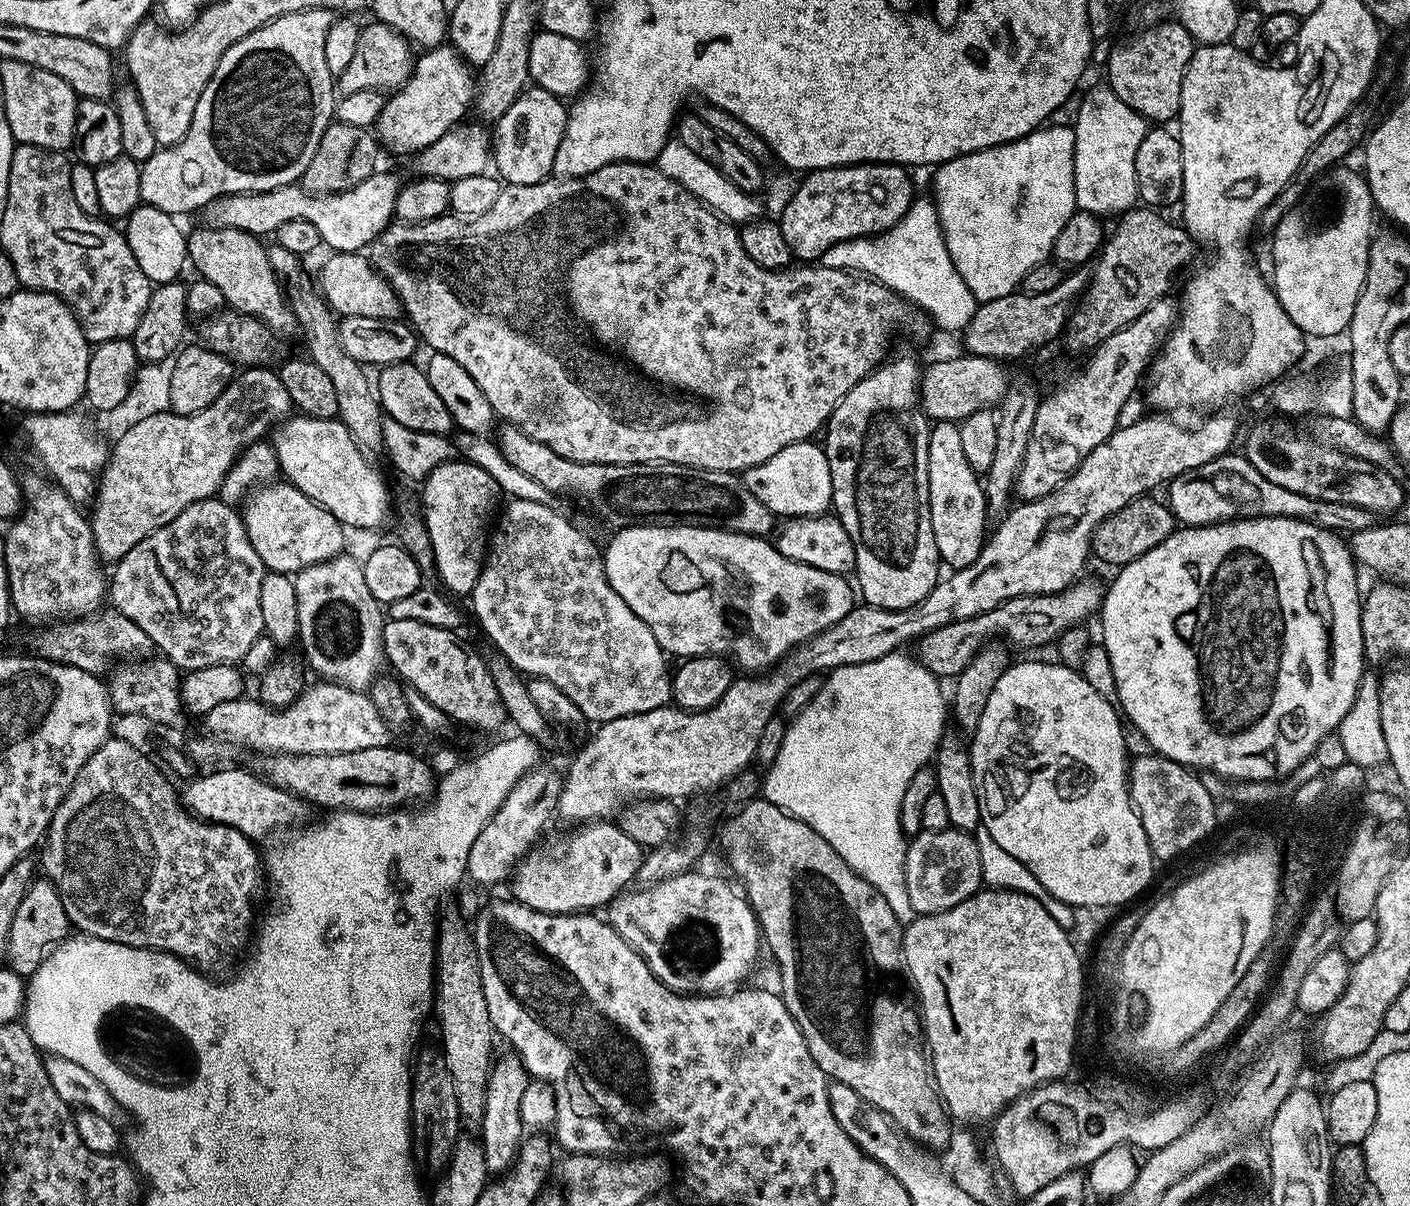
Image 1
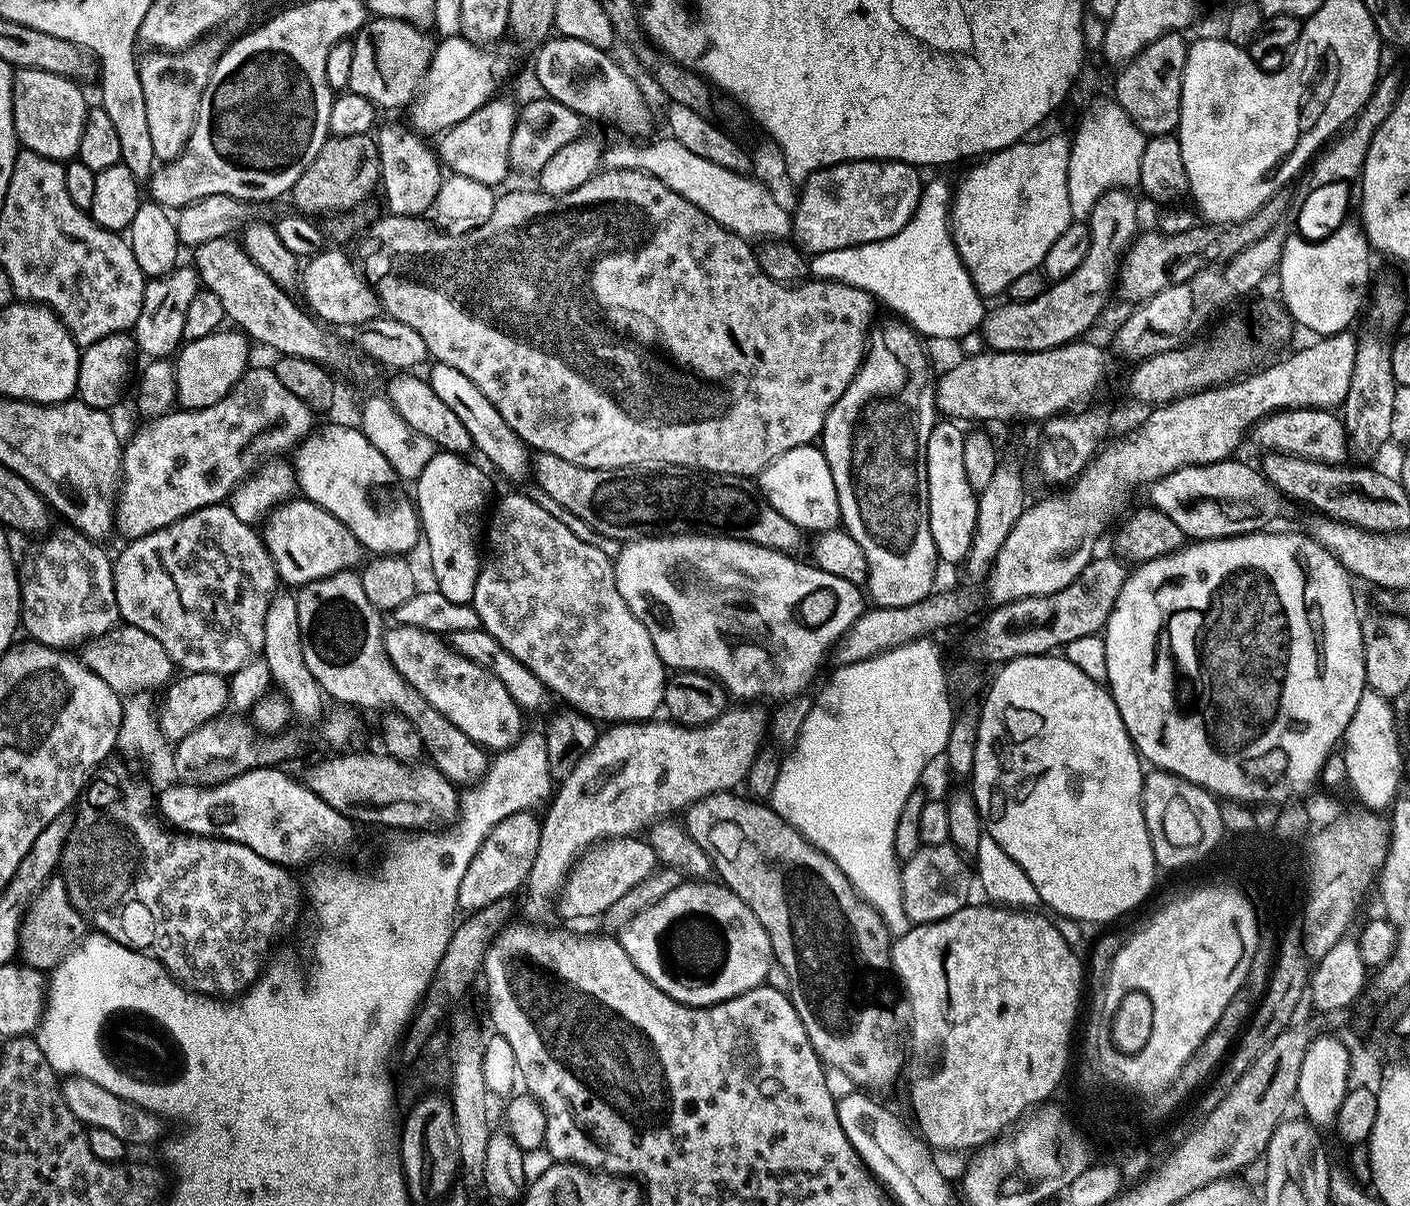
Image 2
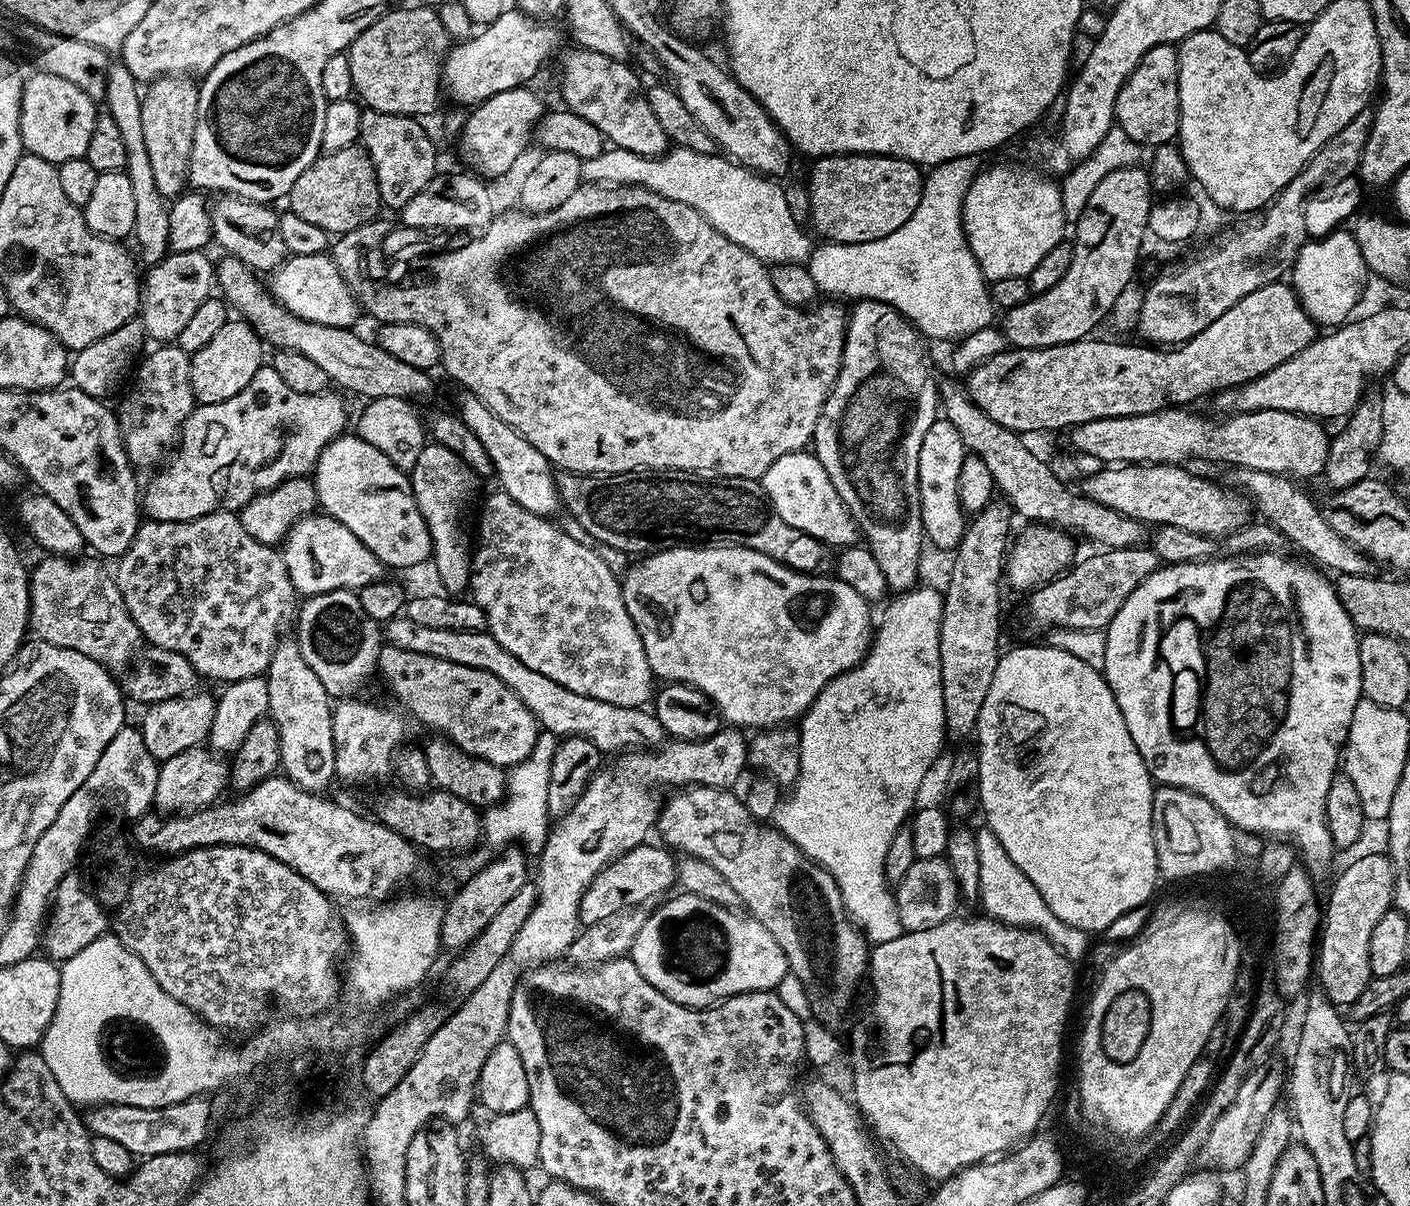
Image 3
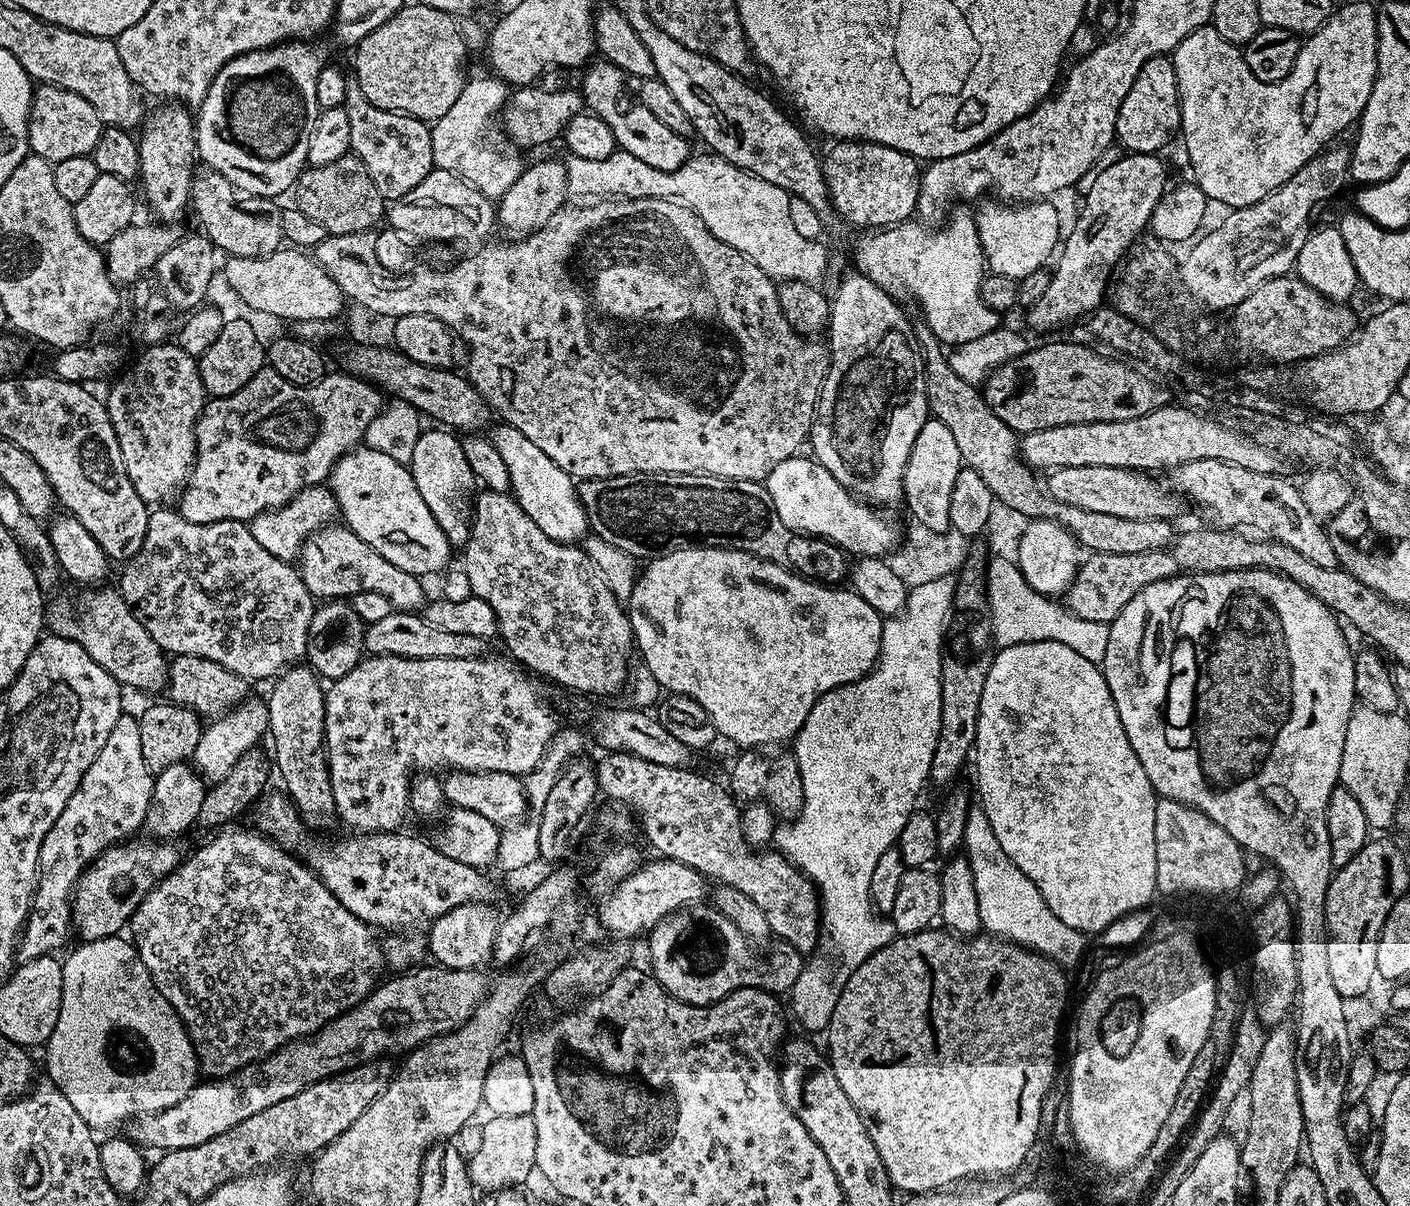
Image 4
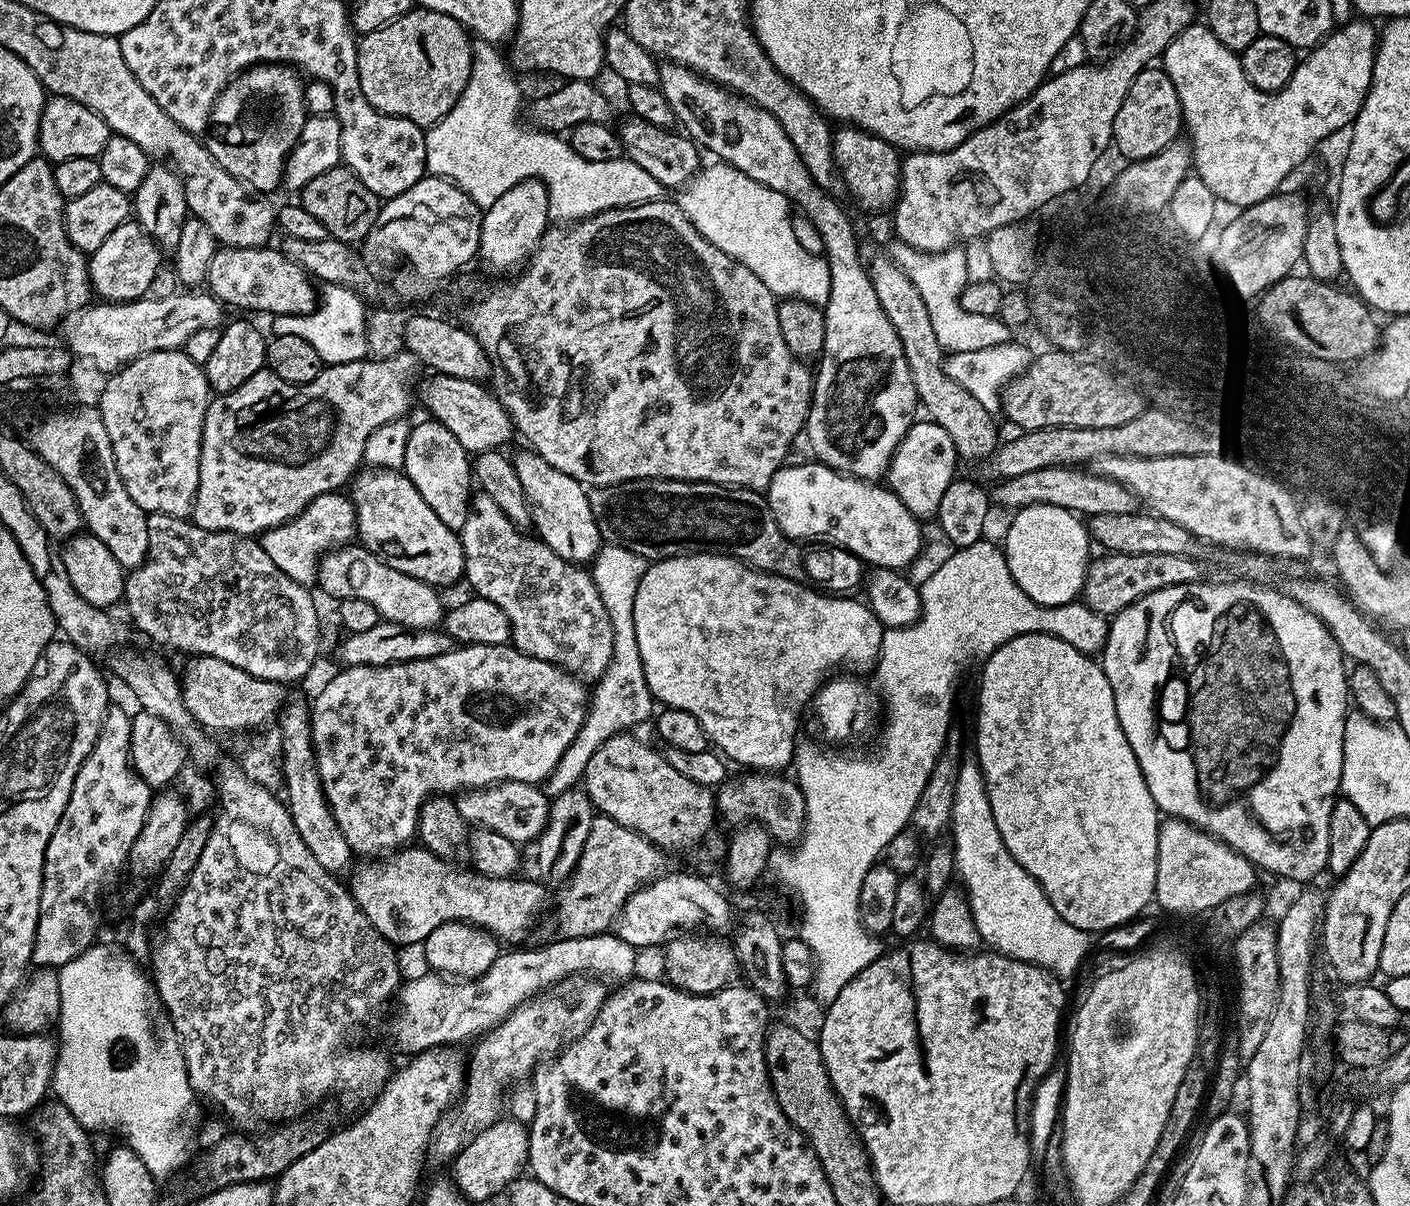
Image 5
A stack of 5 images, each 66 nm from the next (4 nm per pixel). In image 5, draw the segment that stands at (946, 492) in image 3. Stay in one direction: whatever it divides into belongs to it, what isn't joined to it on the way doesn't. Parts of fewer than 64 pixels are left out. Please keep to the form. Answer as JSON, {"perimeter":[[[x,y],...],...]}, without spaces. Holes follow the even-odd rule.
{"perimeter":[[[920,419],[910,425],[894,450],[892,461],[888,463],[886,484],[904,503],[906,510],[910,510],[912,516],[921,522],[927,522],[935,517],[938,506],[942,506],[942,494],[946,494],[946,486],[950,486],[957,475],[958,457],[954,442],[950,442],[950,434],[946,434],[946,430],[942,430],[942,426],[938,426],[933,420]]]}

